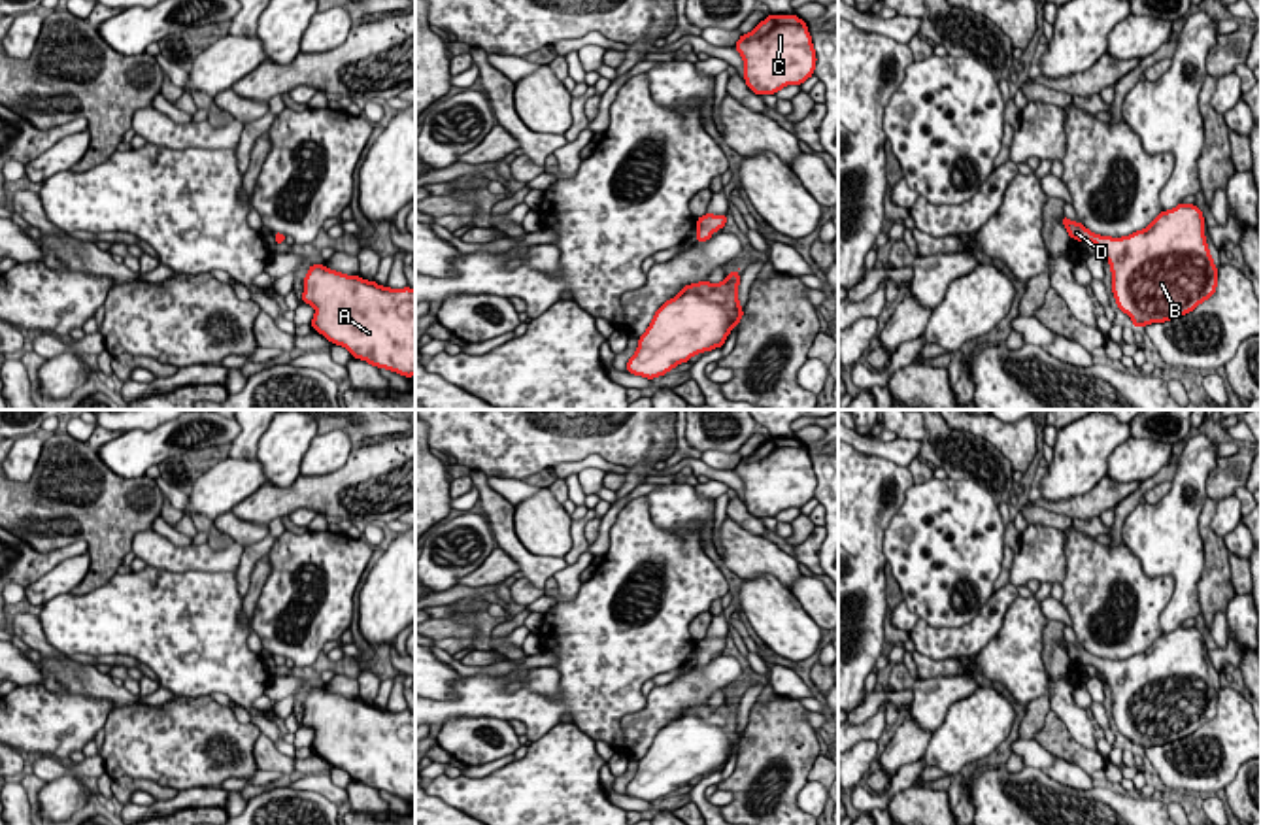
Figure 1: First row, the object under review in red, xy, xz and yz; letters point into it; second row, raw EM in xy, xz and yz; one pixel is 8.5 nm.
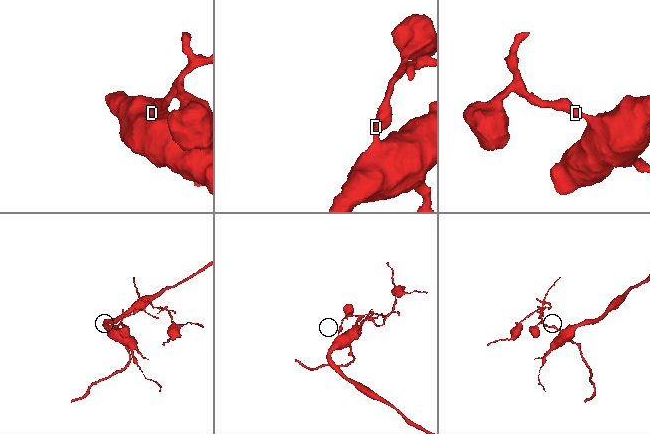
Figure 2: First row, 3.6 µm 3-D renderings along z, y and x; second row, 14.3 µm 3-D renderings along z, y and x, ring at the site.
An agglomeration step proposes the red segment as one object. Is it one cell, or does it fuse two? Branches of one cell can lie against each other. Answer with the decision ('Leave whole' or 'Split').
Leave whole

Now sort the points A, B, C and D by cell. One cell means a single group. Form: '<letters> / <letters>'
A B C D

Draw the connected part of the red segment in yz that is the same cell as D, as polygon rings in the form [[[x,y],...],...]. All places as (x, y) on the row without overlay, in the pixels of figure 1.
[[[1178,627],[1161,634],[1144,653],[1123,661],[1101,659],[1061,640],[1070,661],[1093,665],[1104,674],[1112,693],[1112,716],[1118,731],[1133,742],[1136,751],[1152,746],[1165,746],[1193,734],[1208,723],[1218,710],[1218,691],[1208,674],[1204,640],[1195,627]]]

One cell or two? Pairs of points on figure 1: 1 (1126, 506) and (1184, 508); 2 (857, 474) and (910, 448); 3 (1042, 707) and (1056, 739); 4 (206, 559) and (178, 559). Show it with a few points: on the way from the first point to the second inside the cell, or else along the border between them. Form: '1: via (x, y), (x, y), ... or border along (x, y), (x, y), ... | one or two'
1: border along (1139, 503), (1126, 518), (1120, 540) | two
2: border along (857, 450), (907, 467) | two
3: border along (1050, 708), (1044, 725), (1033, 739) | two
4: via (199, 559), (185, 559) | one

